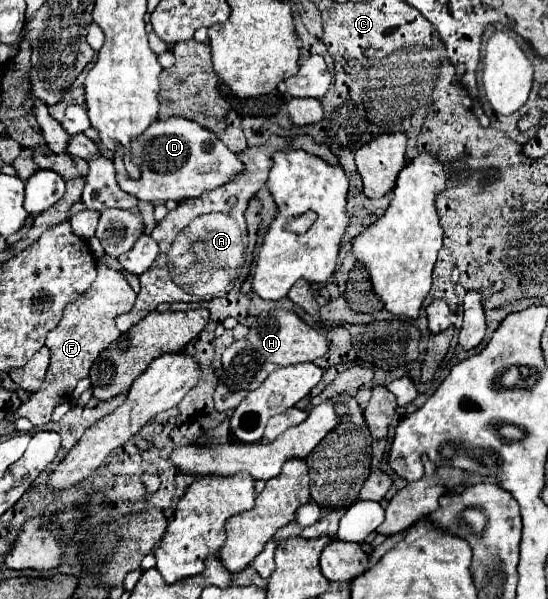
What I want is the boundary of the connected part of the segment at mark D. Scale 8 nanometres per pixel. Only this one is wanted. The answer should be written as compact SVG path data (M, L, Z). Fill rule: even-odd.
M170 117L166 121L154 121L144 135L140 135L130 149L132 161L140 165L142 177L138 181L130 179L122 155L114 157L116 165L116 177L122 191L134 195L142 201L184 201L190 197L198 197L208 189L216 189L228 181L232 181L236 175L244 173L244 163L238 159L236 153L232 153L216 133L200 127L198 123L192 123L184 117Z

